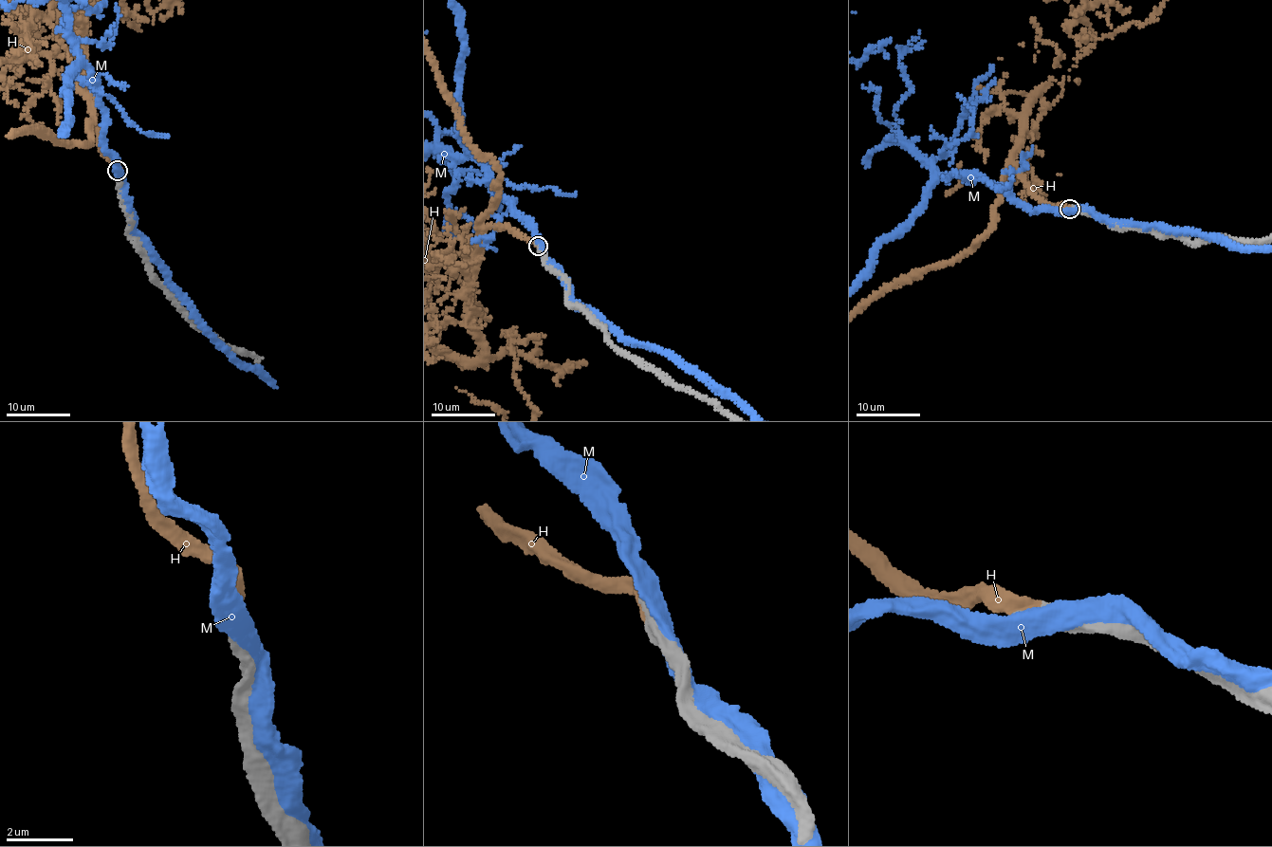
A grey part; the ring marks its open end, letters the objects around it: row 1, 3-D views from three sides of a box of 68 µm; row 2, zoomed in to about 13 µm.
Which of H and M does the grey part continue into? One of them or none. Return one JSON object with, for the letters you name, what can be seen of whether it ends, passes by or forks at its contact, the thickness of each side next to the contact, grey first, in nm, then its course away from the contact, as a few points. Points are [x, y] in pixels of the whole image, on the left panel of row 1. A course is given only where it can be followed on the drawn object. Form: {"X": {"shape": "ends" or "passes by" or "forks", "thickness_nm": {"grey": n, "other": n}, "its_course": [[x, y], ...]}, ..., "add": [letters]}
{"H": {"shape": "ends", "thickness_nm": {"grey": 400, "other": 420}}, "add": ["H"]}

